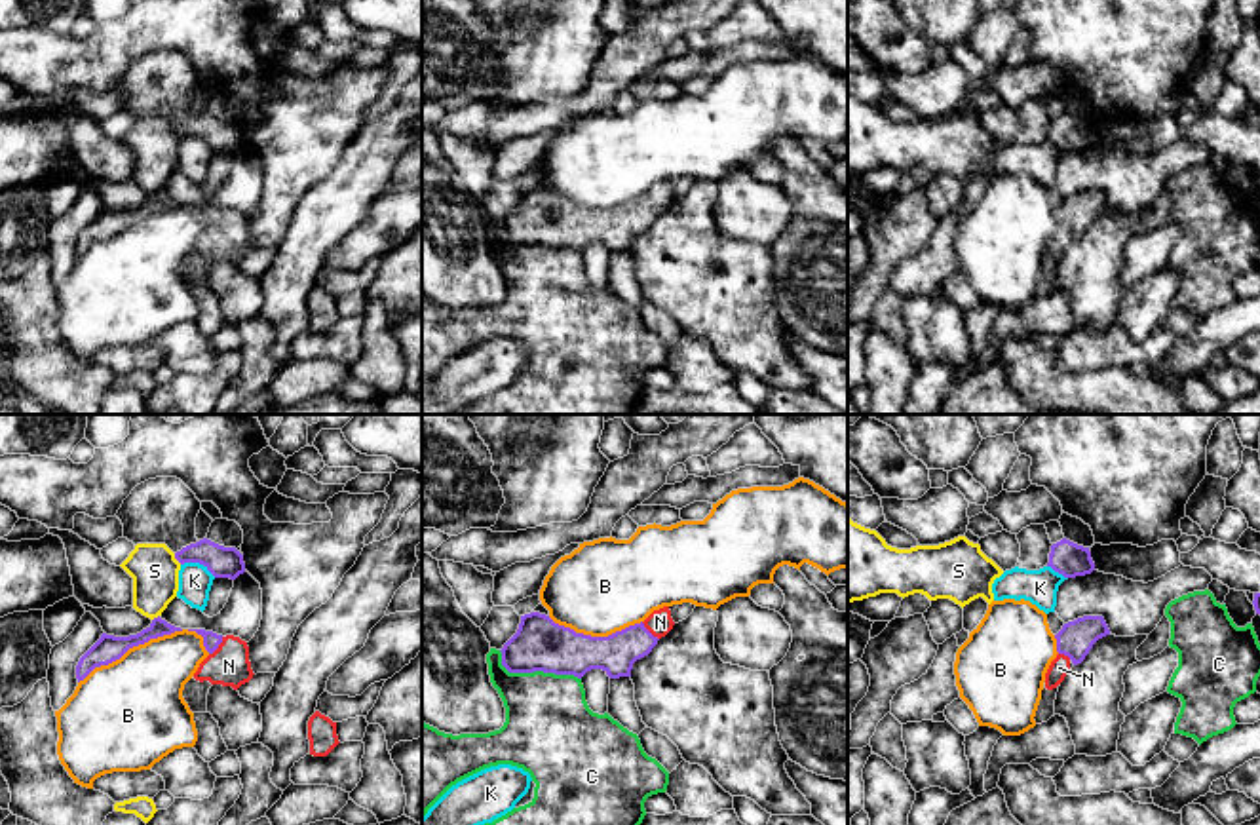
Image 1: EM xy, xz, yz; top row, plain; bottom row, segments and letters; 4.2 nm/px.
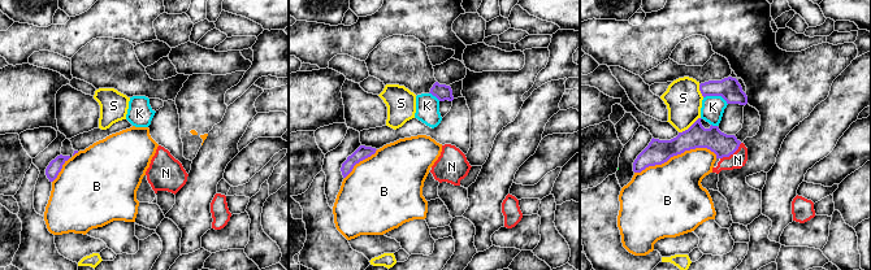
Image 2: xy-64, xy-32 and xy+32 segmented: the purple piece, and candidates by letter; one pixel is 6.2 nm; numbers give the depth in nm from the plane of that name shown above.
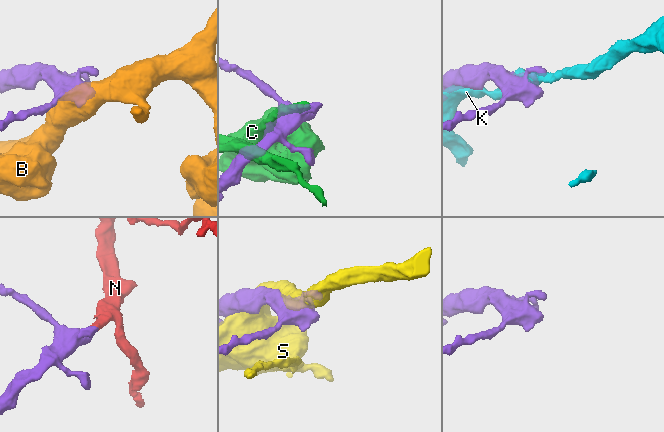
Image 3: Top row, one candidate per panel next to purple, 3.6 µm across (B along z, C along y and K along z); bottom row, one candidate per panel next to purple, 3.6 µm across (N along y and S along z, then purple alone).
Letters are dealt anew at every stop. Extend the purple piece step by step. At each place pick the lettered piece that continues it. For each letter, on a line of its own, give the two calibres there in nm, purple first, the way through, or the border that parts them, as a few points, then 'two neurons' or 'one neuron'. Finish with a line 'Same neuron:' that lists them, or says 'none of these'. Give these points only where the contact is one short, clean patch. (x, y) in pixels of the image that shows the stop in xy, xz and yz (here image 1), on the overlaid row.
B: 120/420 nm | two neurons
C: 220/380 nm | two neurons
K: 130/140 nm | two neurons
N: 70/170 nm | one neuron
S: 130/200 nm | two neurons
Same neuron: N

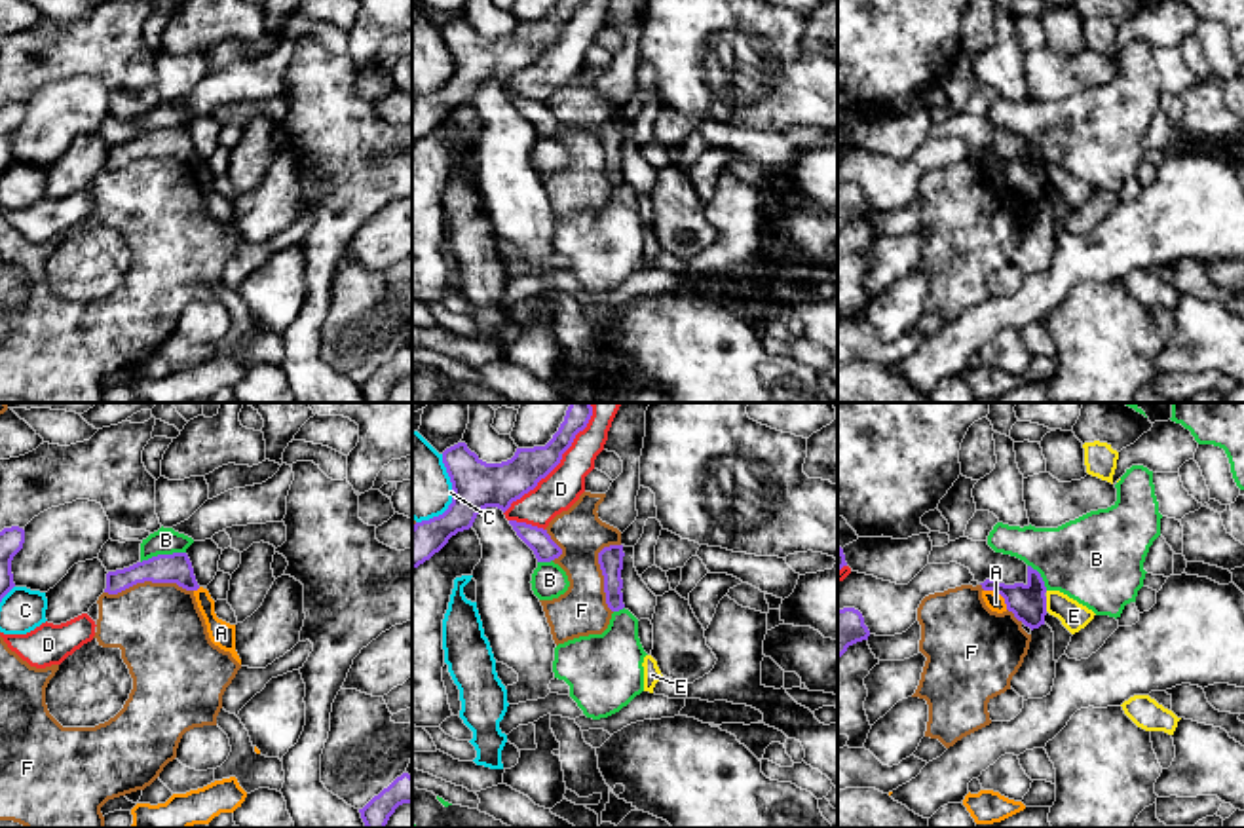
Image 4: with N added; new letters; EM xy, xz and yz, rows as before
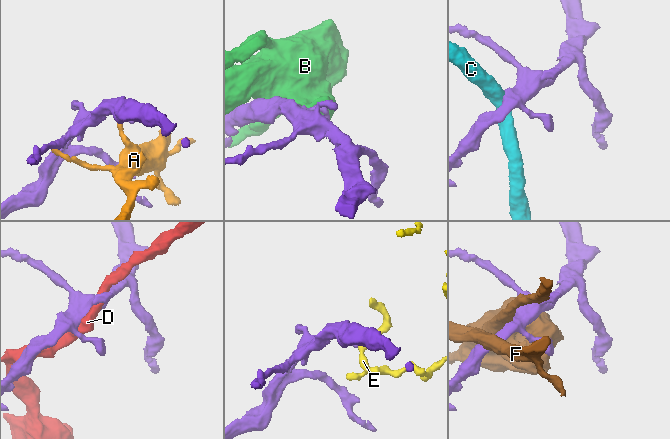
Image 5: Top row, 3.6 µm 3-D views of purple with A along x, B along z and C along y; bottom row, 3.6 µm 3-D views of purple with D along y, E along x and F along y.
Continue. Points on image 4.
A: 160/80 nm | along yz (984, 589), (996, 591), (1007, 608) | two neurons
B: 130/110 nm | along xy (185, 551), (149, 557), (141, 563) | two neurons
C: 200/300 nm | two neurons
D: 180/170 nm | two neurons
E: 160/120 nm | along yz (1045, 597), (1047, 610) | two neurons
F: 130/380 nm | two neurons
Same neuron: none of these

